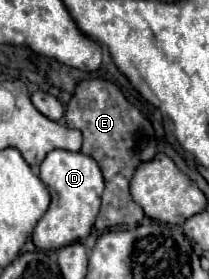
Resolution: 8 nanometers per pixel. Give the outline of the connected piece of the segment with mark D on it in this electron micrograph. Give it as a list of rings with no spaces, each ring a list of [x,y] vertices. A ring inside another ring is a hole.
[[[54,149],[46,155],[46,159],[40,165],[40,179],[48,187],[52,203],[32,233],[34,245],[44,251],[60,249],[68,243],[74,243],[90,235],[100,209],[100,195],[104,191],[104,179],[98,163],[80,151],[74,153],[74,151]]]

